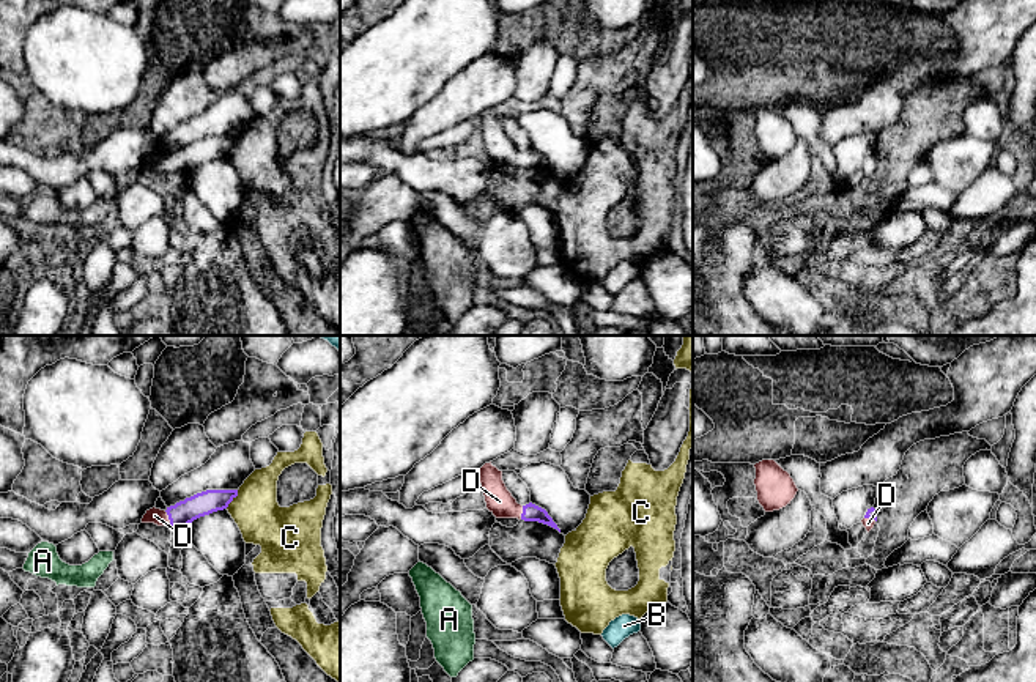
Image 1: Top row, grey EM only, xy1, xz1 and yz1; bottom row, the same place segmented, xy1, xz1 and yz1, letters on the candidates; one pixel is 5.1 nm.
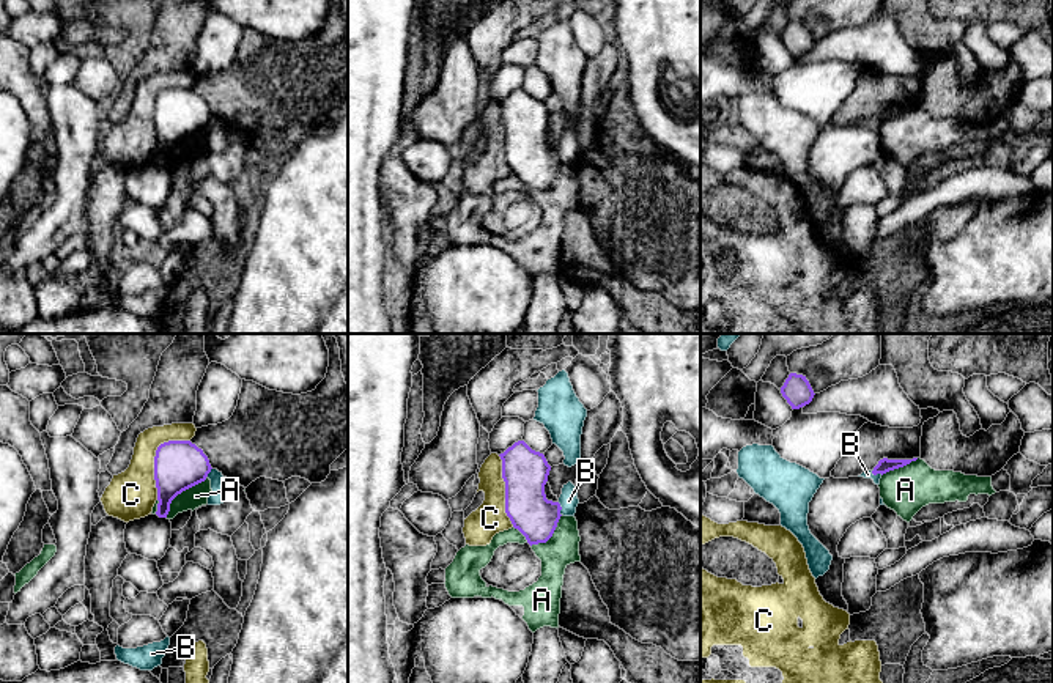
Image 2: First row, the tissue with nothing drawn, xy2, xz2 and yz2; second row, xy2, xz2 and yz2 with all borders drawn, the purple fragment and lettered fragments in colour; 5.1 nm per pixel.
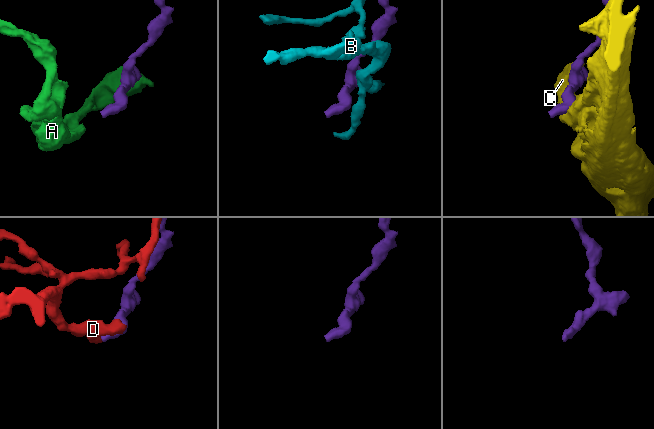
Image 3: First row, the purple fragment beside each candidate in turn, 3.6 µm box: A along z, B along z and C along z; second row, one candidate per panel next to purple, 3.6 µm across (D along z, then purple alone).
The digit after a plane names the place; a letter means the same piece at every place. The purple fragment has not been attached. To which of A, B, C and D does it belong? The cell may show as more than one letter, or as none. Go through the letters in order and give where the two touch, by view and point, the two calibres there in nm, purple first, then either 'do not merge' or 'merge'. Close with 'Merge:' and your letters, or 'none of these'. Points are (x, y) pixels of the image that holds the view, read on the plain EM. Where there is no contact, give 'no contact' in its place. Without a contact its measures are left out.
A: contact xy2 (181, 139); calibres 260 and 110 nm; do not merge
B: contact yz2 (877, 120); calibres 70 and 40 nm; do not merge
C: contact xy2 (155, 106); calibres 260 and 260 nm; do not merge
D: contact xy1 (169, 166); calibres 120 and 80 nm; merge
Merge: D

